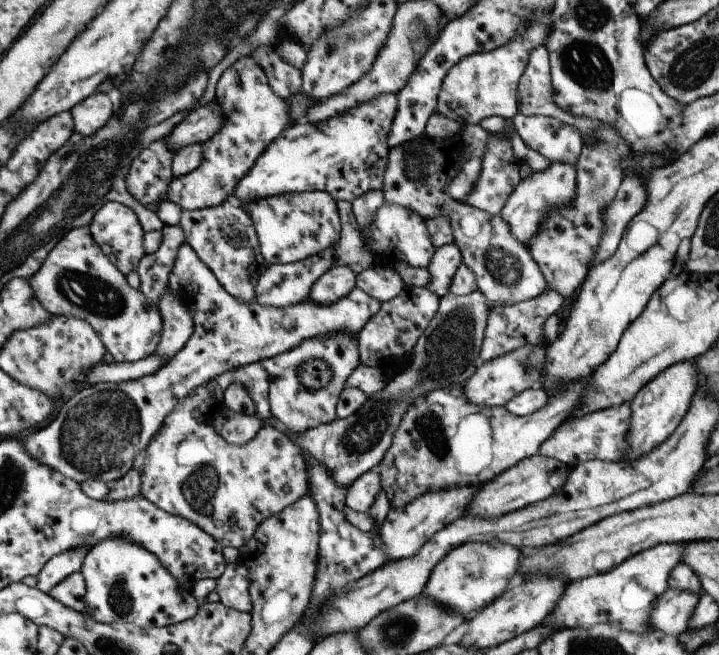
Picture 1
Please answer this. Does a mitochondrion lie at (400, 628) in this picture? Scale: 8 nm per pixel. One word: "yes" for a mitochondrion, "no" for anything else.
yes

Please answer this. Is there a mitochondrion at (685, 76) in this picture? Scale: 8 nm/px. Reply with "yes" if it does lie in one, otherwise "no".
yes

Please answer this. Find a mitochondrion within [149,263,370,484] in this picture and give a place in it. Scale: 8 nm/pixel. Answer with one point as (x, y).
(316, 373)

